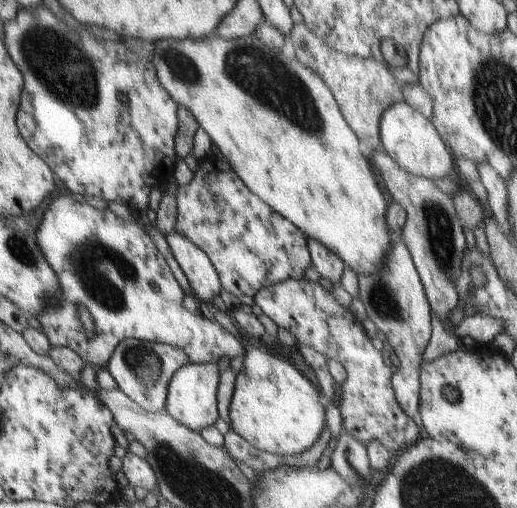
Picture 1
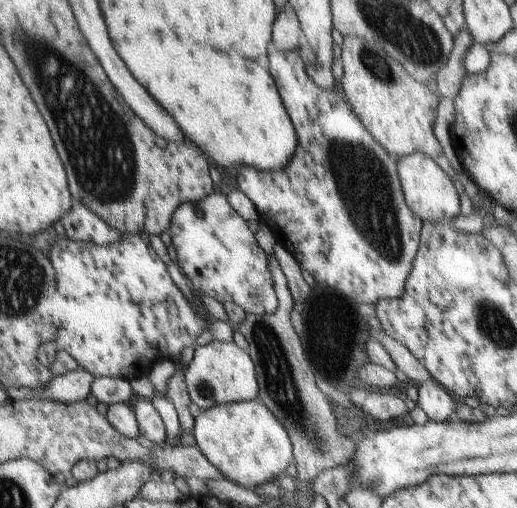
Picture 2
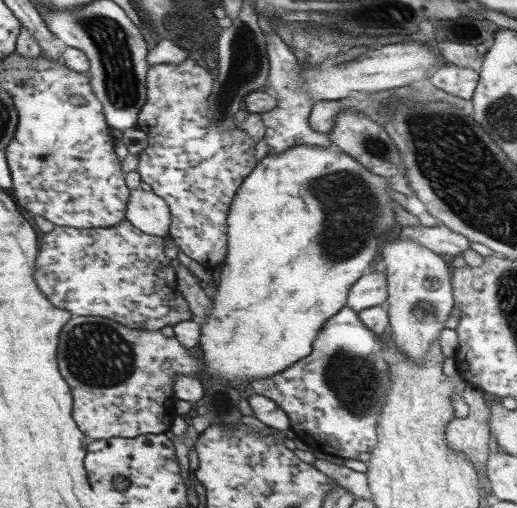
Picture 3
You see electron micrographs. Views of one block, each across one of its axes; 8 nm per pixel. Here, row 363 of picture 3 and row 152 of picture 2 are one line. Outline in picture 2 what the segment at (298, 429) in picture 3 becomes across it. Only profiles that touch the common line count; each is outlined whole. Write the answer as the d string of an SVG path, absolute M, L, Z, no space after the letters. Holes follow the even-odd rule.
M274 51L266 59L276 82L280 82L279 94L284 94L296 126L300 126L300 138L304 138L304 150L296 162L288 162L276 170L258 170L254 166L241 166L237 174L239 190L254 203L258 216L275 235L276 242L292 254L292 258L306 272L310 272L318 285L334 288L346 298L358 304L376 304L383 300L400 298L410 266L419 252L422 220L408 208L396 174L396 164L388 158L386 149L368 134L350 110L346 98L336 98L340 90L326 90L318 86L307 73L306 63L297 52ZM334 92L330 100L328 94ZM340 100L340 102L338 102Z

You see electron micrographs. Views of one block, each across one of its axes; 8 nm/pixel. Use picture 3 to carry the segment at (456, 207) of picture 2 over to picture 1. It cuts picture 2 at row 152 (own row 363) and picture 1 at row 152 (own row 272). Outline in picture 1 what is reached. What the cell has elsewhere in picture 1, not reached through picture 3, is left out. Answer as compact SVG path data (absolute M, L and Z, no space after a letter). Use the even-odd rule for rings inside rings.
M406 102L392 105L382 116L380 124L381 149L388 153L404 170L427 179L446 179L452 176L454 155L440 130L428 117Z

